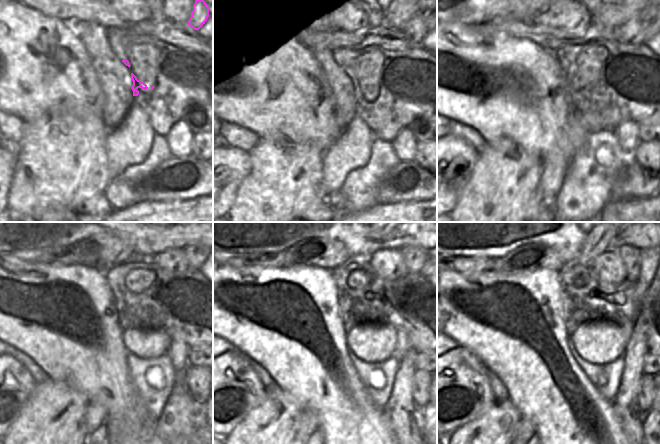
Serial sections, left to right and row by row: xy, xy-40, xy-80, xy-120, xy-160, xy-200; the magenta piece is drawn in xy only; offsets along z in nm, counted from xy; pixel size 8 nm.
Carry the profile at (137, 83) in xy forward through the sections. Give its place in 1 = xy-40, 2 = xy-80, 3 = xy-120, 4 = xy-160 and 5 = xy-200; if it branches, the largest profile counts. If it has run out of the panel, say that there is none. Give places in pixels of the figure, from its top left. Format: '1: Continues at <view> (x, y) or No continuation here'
1: Continues at xy-40 (349, 68)
2: Continues at xy-80 (576, 83)
3: Continues at xy-120 (128, 304)
4: Continues at xy-160 (352, 305)
5: Continues at xy-200 (608, 268)

